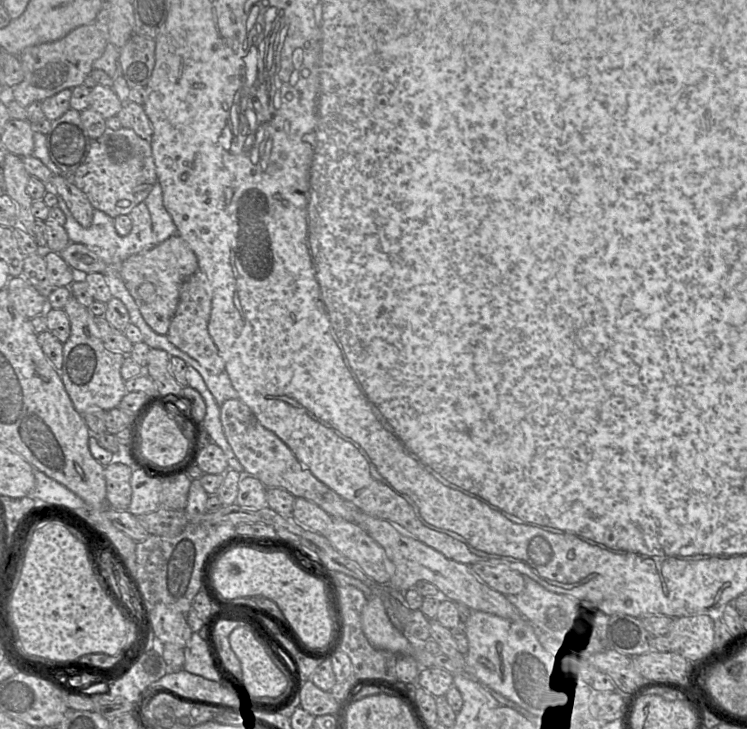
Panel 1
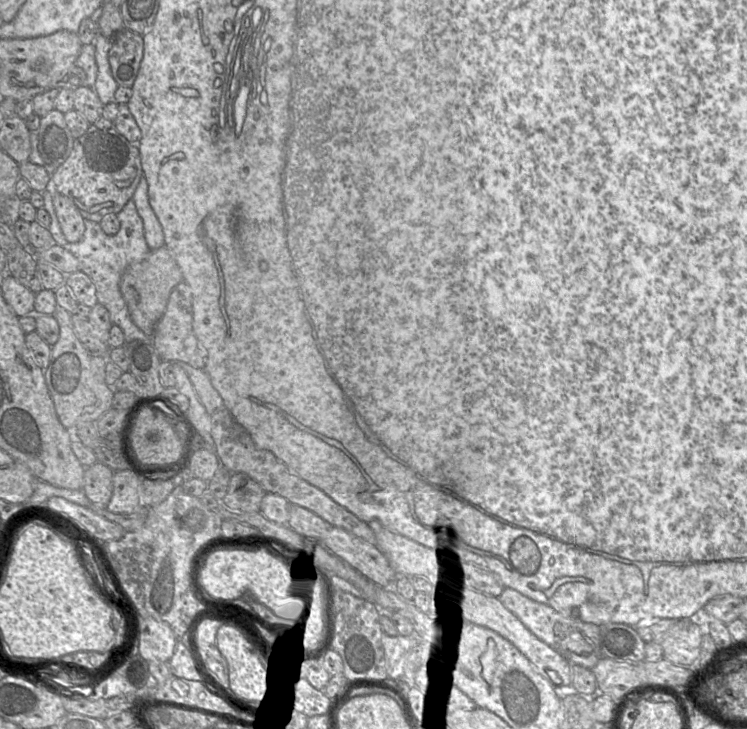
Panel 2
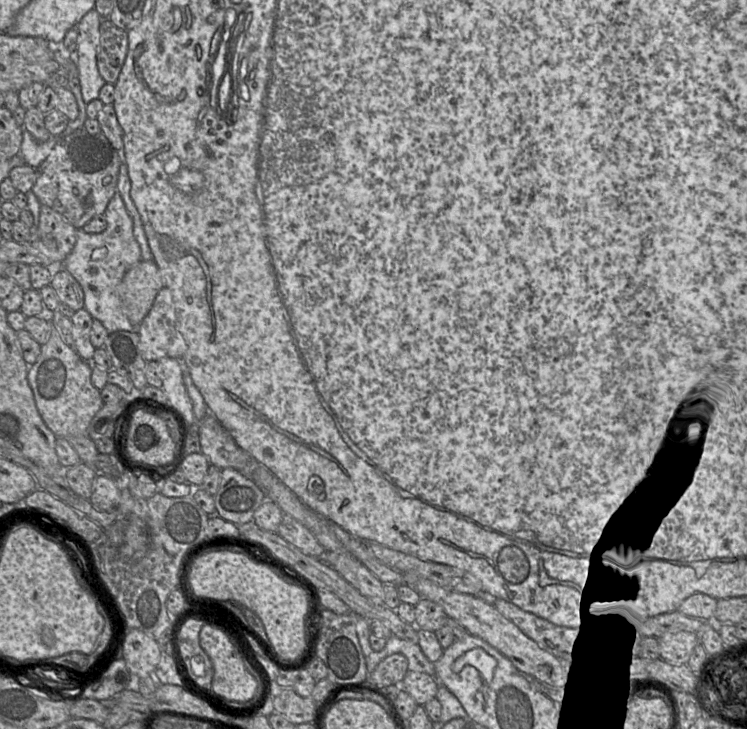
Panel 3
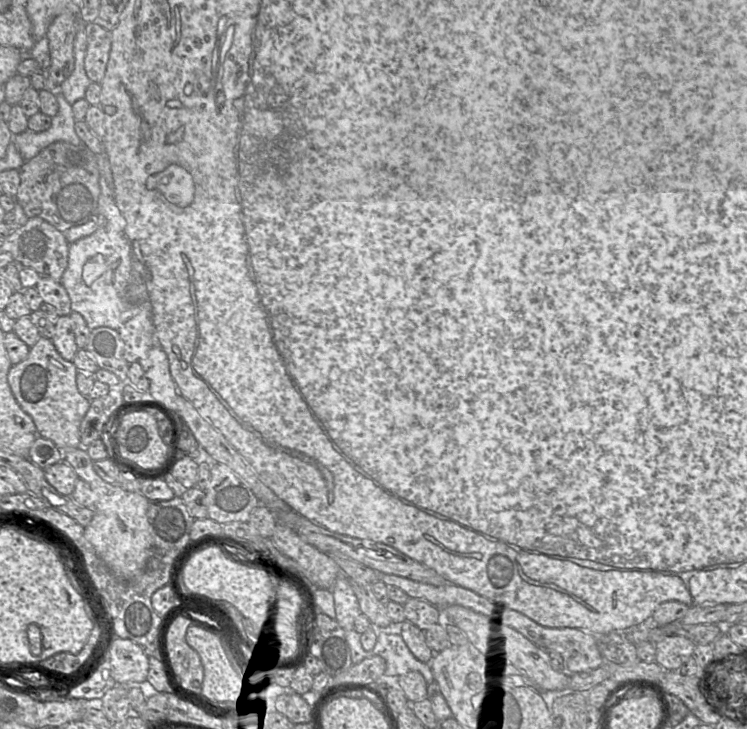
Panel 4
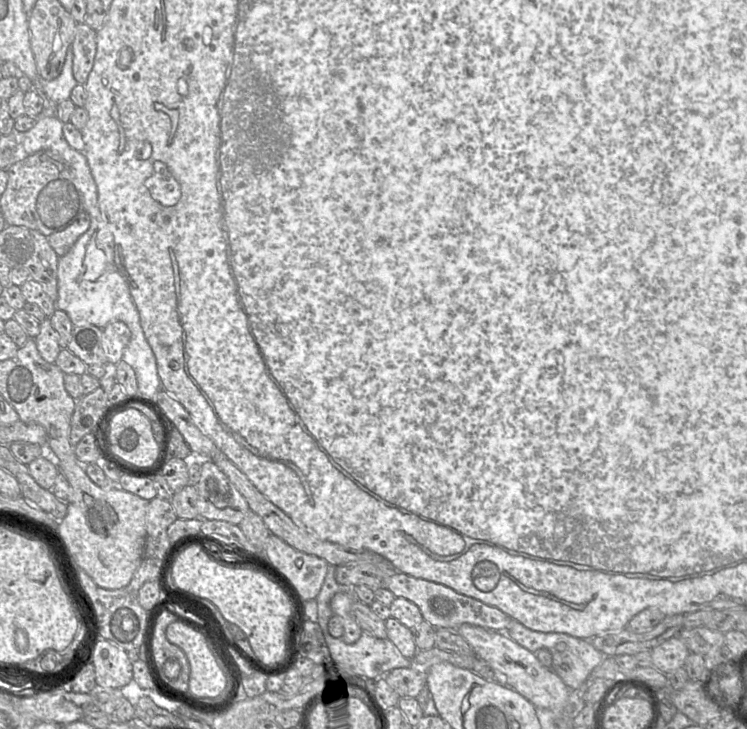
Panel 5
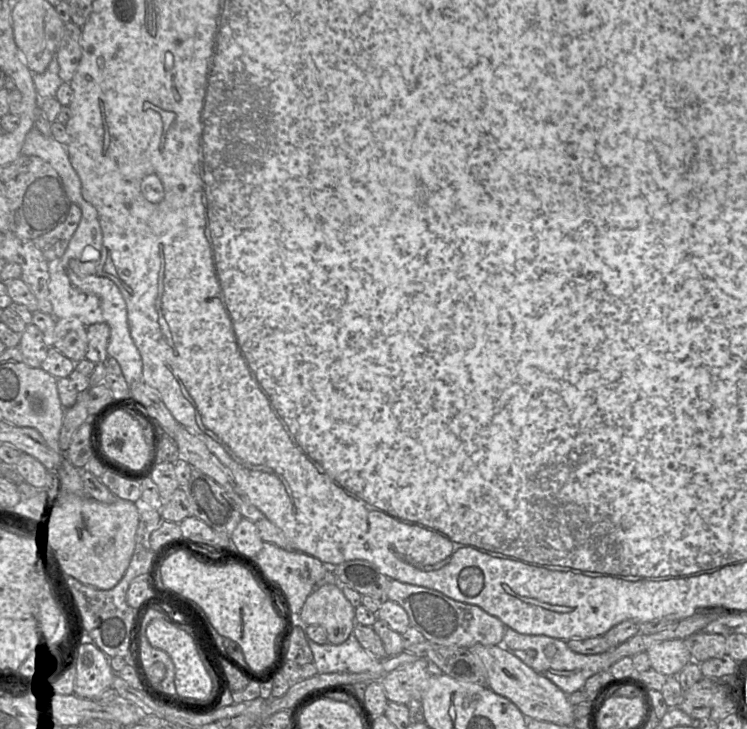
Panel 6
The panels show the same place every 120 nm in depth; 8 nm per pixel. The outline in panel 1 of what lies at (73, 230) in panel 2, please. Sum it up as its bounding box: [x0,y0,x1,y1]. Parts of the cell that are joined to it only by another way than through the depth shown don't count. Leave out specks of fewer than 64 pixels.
[48,175,94,227]

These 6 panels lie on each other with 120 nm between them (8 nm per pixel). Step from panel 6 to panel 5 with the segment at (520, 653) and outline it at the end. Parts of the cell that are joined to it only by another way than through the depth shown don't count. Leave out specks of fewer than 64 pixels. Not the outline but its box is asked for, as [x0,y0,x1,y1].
[506,619,606,690]

